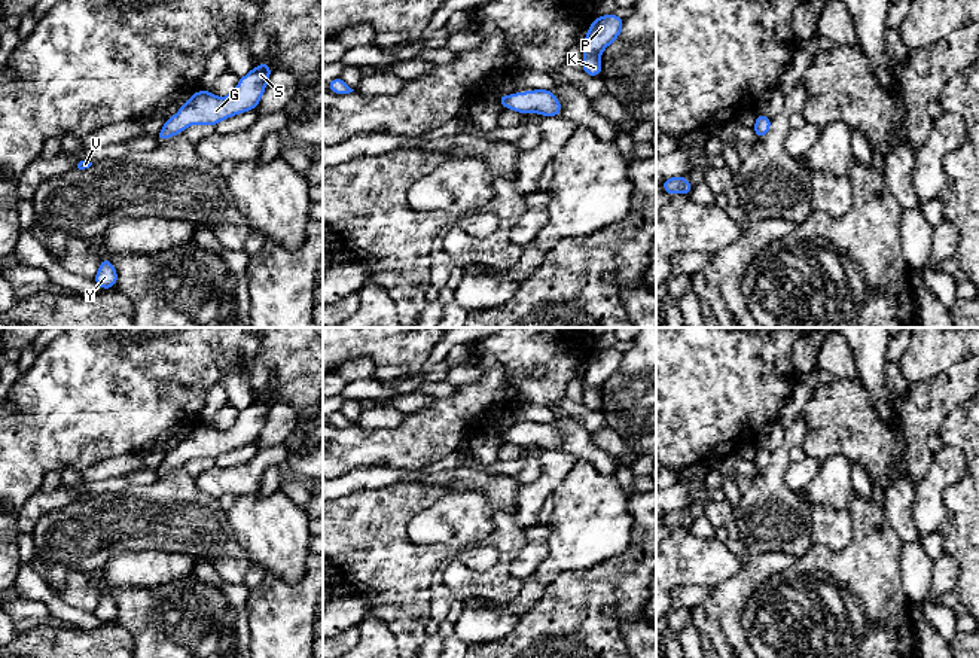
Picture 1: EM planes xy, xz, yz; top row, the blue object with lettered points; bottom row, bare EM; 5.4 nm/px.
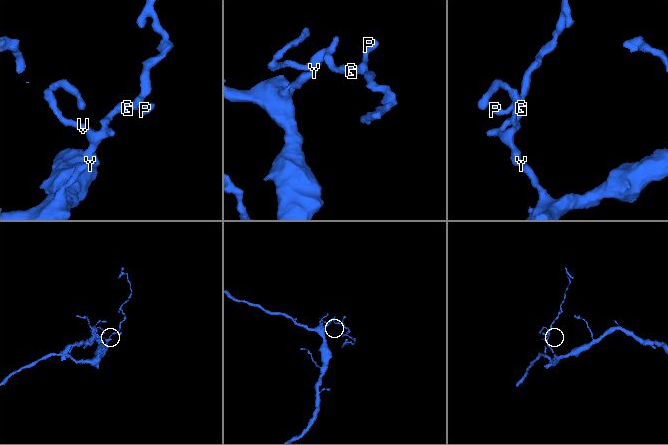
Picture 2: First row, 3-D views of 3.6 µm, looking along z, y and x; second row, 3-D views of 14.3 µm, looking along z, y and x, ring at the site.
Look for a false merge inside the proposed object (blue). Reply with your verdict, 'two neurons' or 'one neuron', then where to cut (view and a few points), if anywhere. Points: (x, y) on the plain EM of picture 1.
one neuron | no cut

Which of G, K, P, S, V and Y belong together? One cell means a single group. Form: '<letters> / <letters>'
G K P S V Y

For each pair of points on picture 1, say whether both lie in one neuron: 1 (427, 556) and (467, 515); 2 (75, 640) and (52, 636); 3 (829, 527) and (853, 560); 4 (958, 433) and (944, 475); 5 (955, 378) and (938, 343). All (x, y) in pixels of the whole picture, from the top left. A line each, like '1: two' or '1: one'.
1: two
2: one
3: two
4: two
5: two

